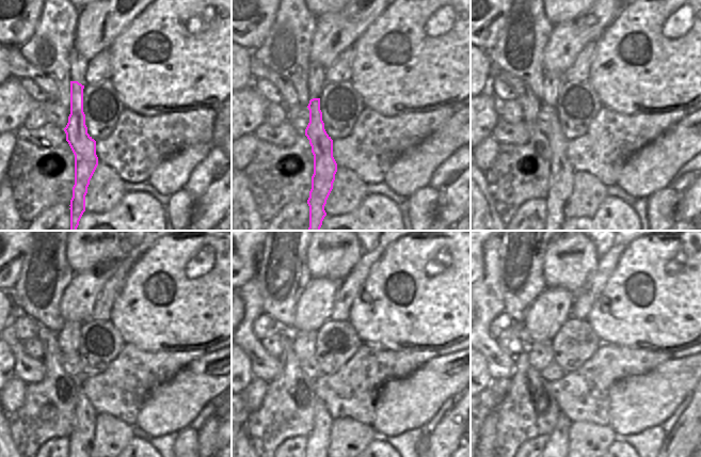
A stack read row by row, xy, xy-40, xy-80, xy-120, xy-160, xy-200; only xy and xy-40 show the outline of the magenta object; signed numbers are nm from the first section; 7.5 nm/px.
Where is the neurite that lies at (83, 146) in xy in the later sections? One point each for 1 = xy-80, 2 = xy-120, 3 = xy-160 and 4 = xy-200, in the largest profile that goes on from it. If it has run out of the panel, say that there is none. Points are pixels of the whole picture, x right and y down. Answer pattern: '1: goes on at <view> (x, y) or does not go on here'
1: goes on at xy-80 (561, 172)
2: goes on at xy-120 (80, 438)
3: goes on at xy-160 (318, 441)
4: goes on at xy-200 (556, 447)

